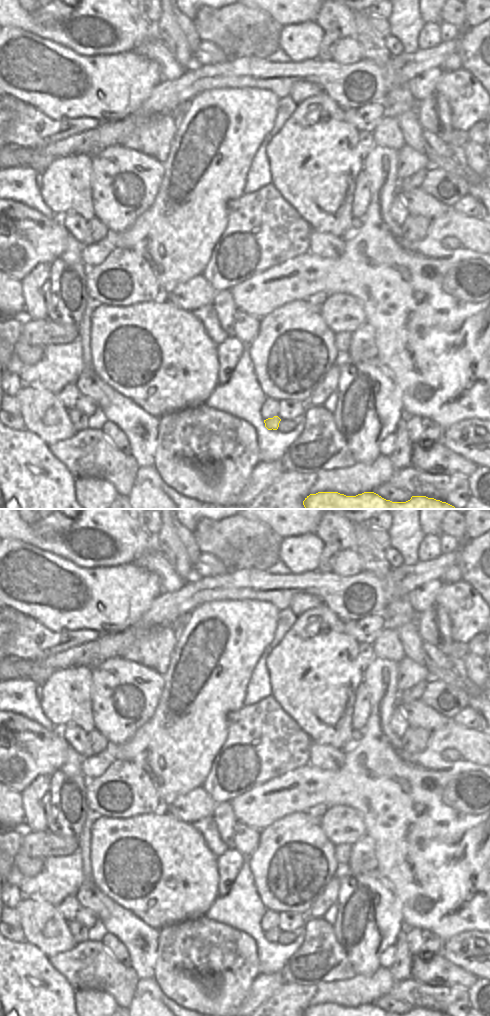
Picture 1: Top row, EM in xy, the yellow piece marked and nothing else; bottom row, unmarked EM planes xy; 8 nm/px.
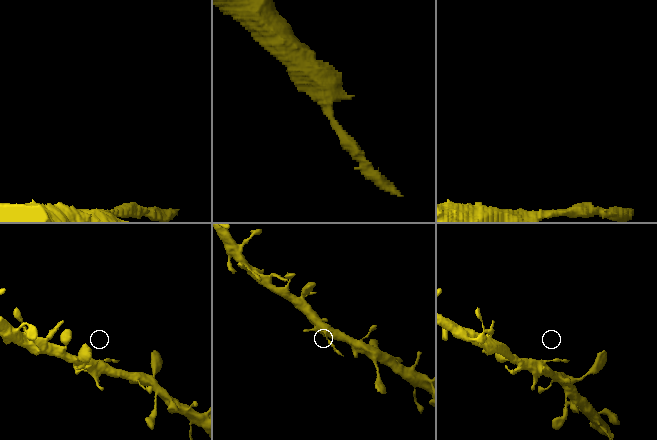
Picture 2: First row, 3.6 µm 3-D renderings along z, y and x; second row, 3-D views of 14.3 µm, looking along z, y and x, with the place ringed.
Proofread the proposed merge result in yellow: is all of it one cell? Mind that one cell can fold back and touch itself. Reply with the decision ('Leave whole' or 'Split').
Split

